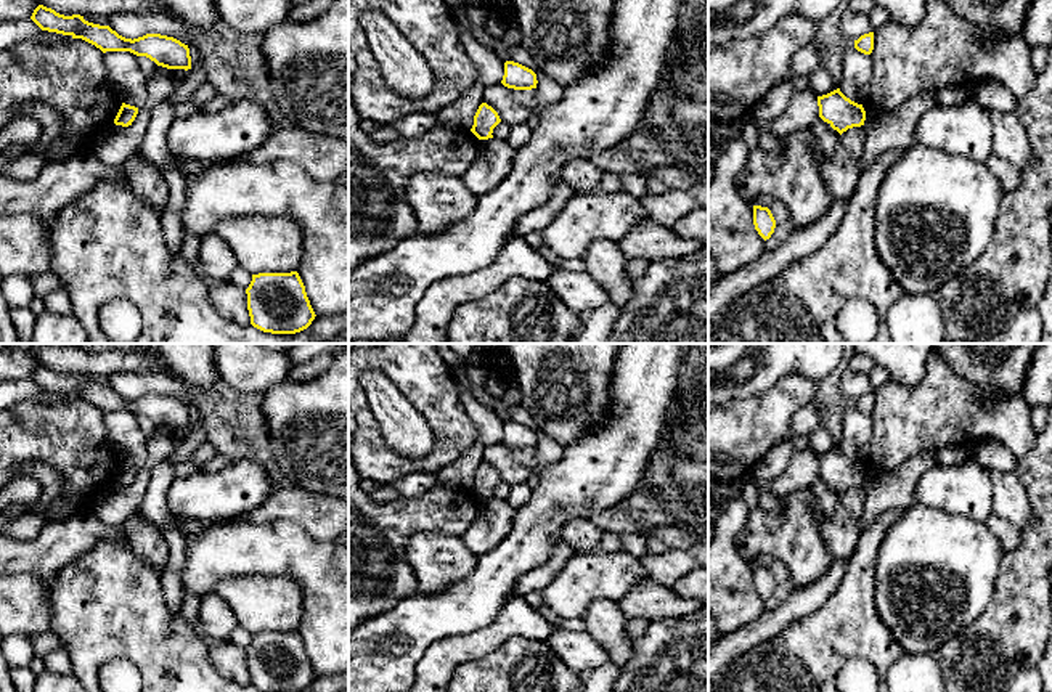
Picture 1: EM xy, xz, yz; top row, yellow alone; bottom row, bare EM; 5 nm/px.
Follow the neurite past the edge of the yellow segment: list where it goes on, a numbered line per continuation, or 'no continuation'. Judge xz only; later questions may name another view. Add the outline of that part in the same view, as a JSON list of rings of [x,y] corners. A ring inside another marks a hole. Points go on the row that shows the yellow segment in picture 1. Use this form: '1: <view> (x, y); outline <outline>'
no continuation

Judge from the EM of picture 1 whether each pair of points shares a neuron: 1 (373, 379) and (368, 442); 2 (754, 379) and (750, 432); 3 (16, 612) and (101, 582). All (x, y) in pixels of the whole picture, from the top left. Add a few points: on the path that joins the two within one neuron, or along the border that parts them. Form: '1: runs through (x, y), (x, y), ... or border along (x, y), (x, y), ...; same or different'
1: border along (365, 392), (368, 407), (386, 443); different
2: border along (784, 374), (770, 389), (725, 405); different
3: border along (53, 590), (52, 626), (48, 630); different

